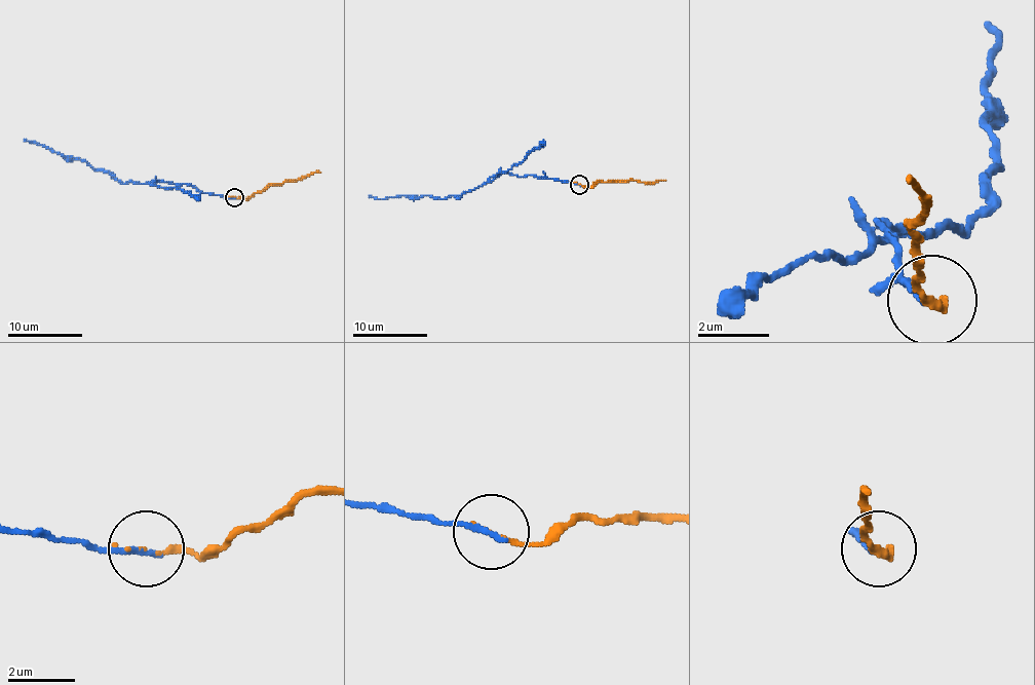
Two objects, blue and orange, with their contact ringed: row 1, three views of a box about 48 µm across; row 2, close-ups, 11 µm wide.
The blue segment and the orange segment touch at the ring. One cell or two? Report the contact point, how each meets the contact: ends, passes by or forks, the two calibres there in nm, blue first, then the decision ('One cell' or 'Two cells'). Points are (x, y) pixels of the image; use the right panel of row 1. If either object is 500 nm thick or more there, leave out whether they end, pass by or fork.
Place: (931, 300). At the ring blue ends. At the ring orange ends. Thickness 200 nm (blue) against 90 nm. Two cells

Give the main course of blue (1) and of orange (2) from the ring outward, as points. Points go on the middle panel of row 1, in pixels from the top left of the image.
1: (580, 184), (532, 175), (497, 173), (472, 189), (443, 198), (430, 195), (374, 198), (369, 195)
2: (580, 184), (593, 188), (599, 182), (665, 180)

